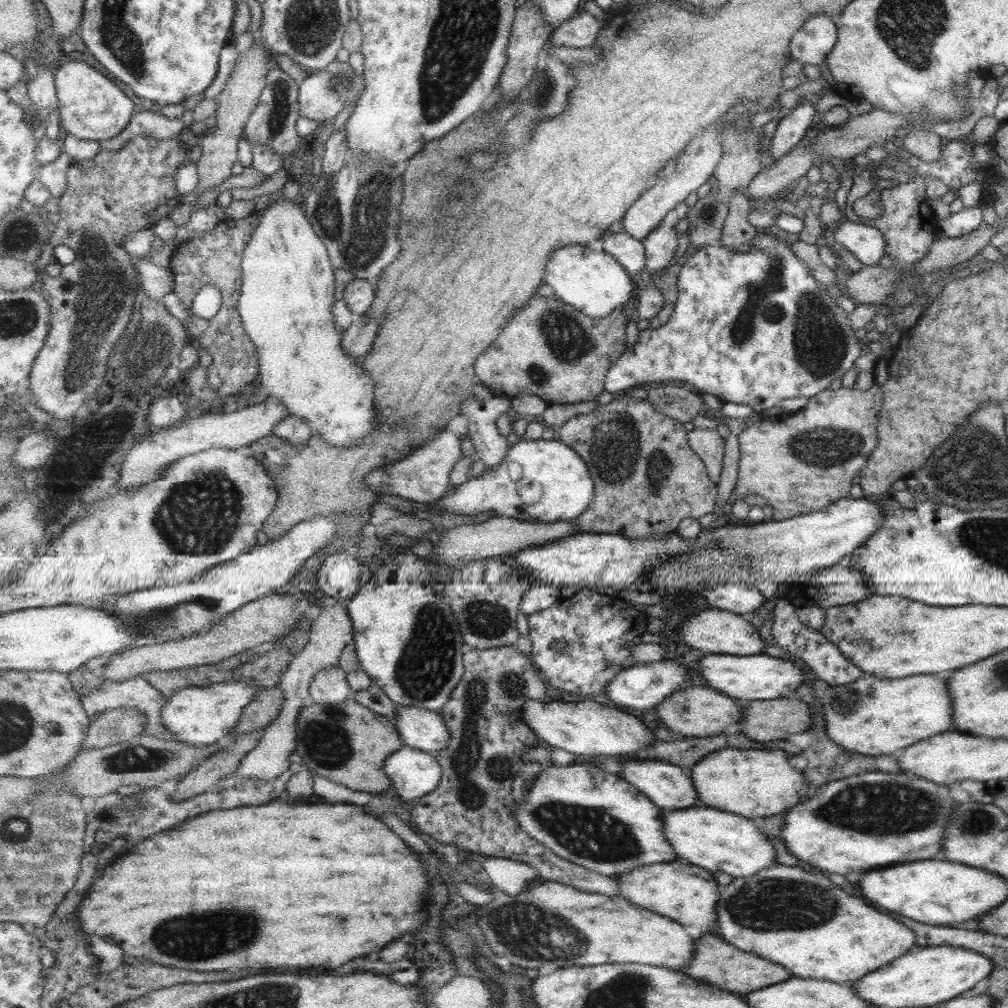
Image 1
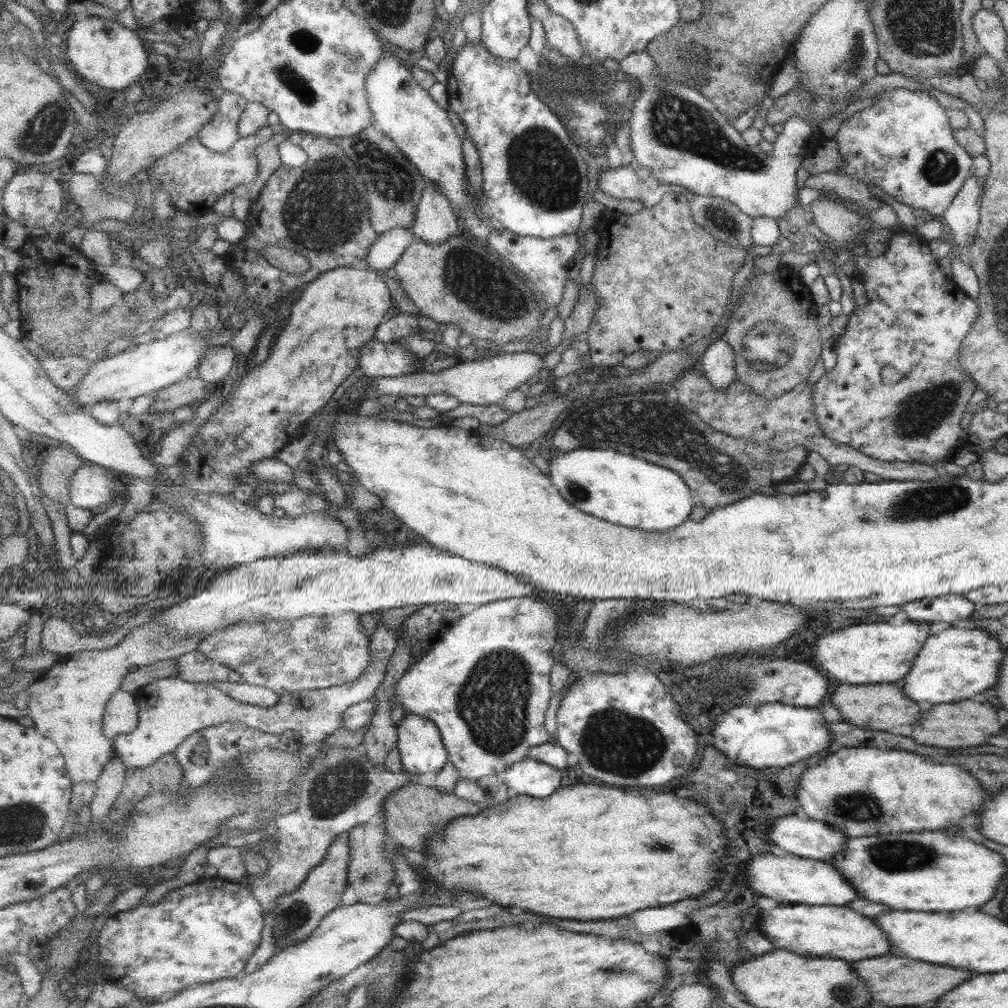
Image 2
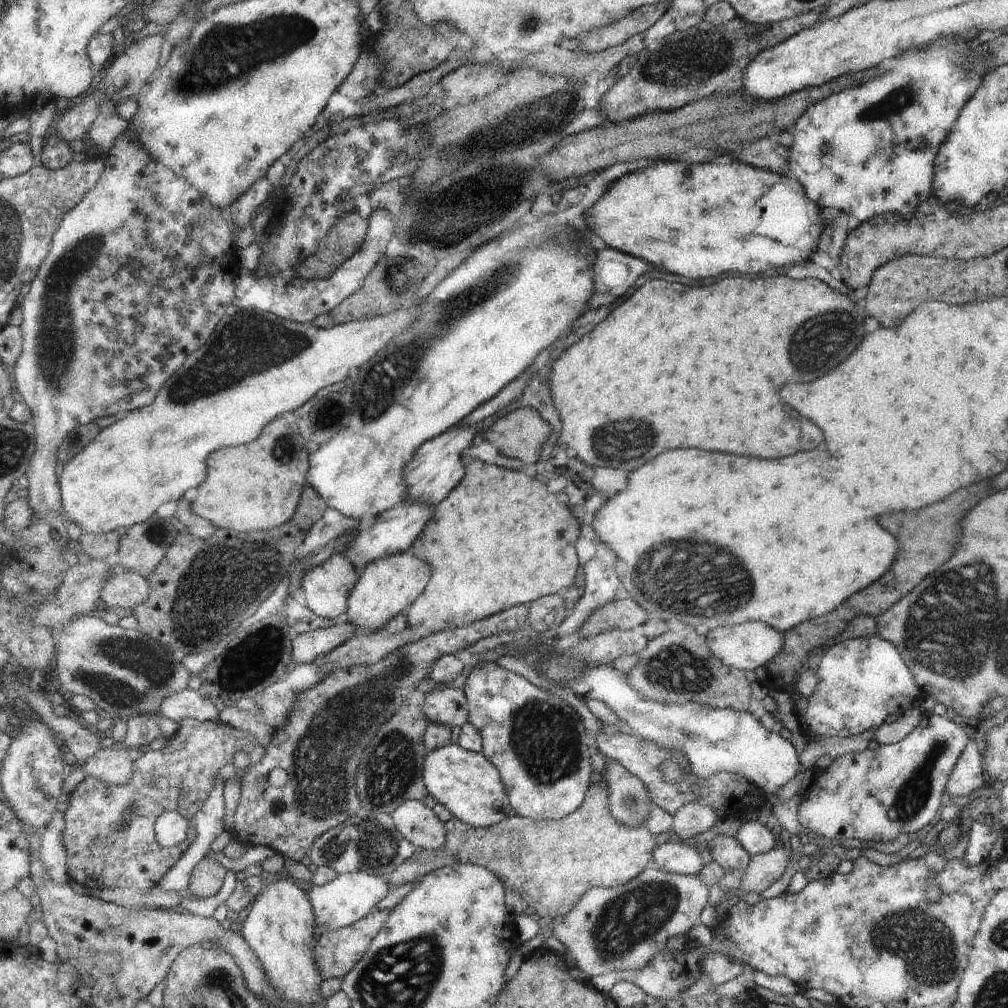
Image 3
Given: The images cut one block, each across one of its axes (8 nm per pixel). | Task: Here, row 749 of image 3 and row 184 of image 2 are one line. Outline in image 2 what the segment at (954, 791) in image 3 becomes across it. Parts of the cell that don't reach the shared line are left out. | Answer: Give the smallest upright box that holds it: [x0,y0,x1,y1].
[941,173,982,246]

